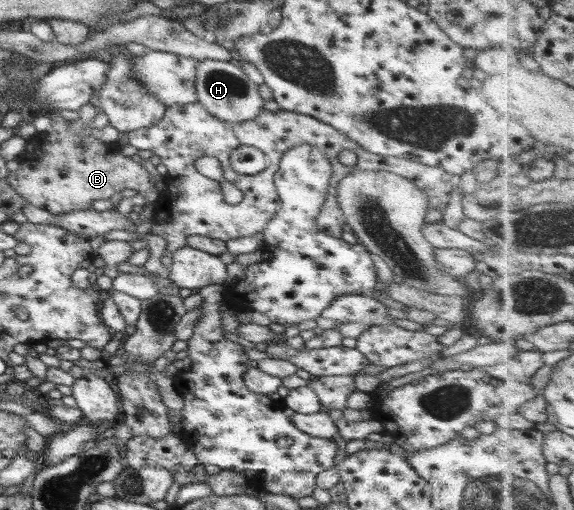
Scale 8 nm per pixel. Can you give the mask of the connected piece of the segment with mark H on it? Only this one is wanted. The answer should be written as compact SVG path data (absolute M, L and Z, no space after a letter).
M201 60L197 63L194 76L194 93L205 112L226 125L241 124L255 120L263 112L263 99L253 83L237 66L219 60Z

